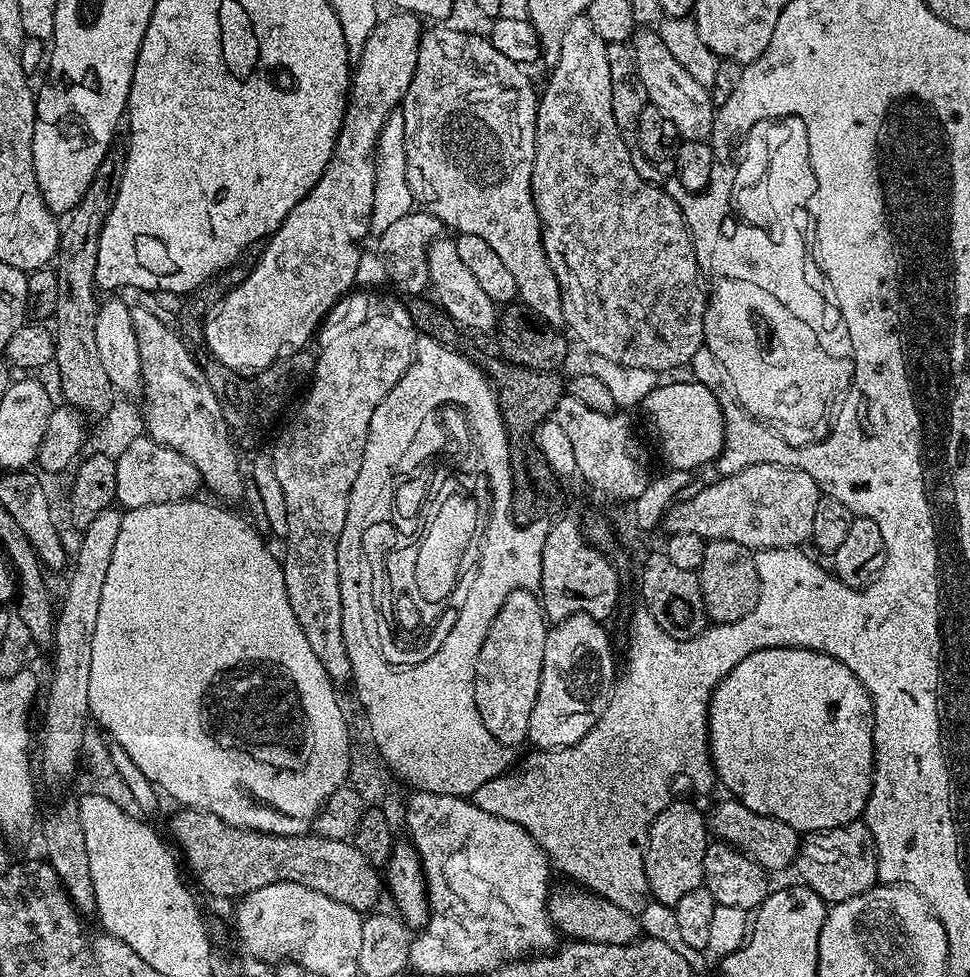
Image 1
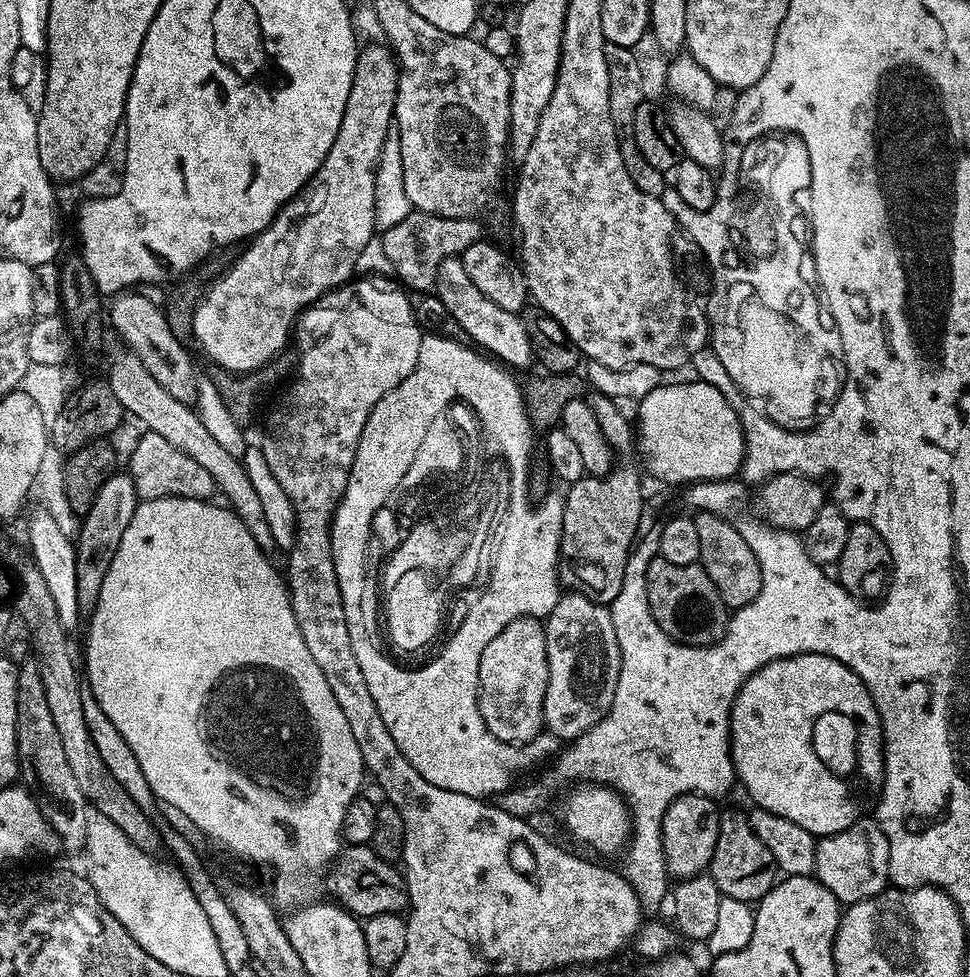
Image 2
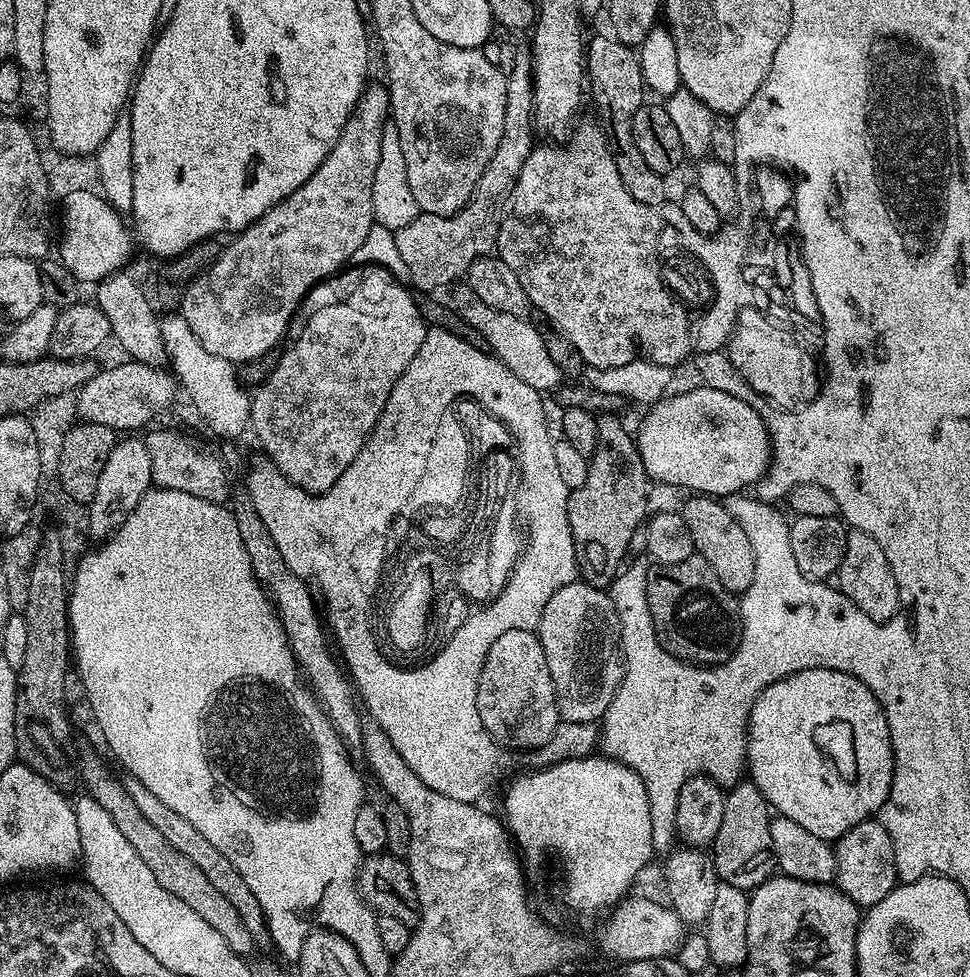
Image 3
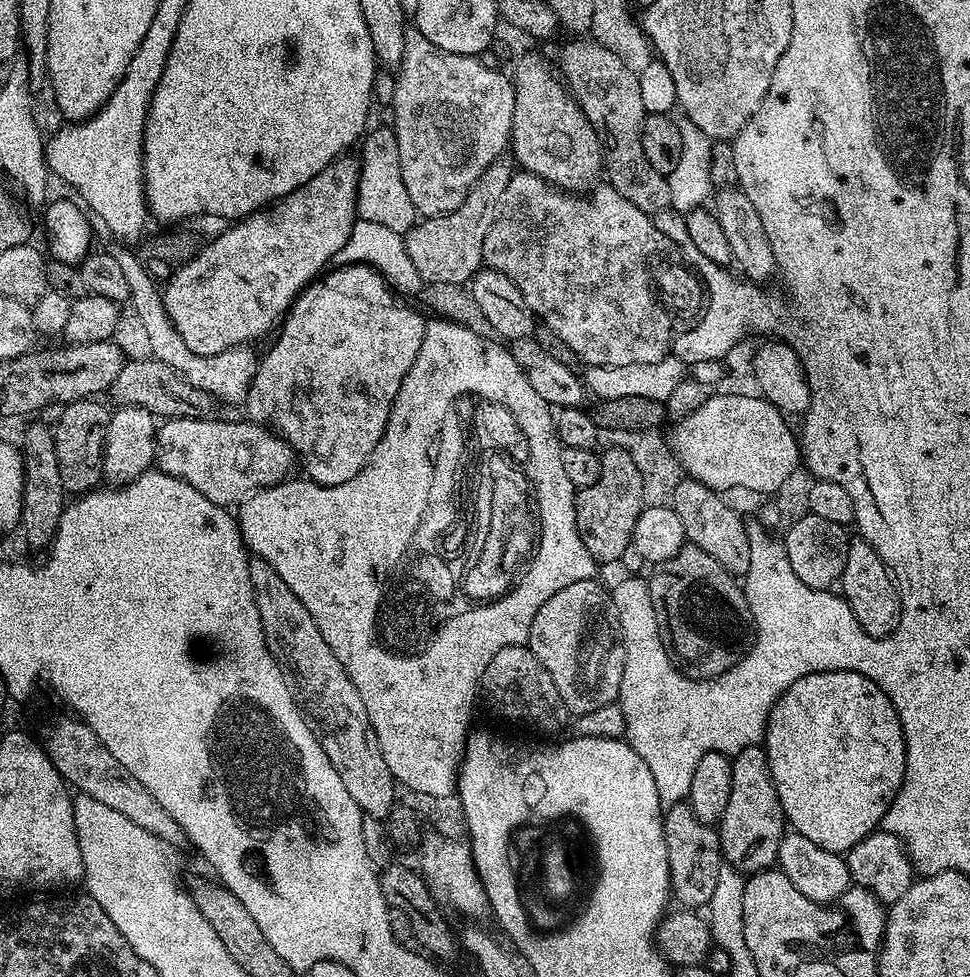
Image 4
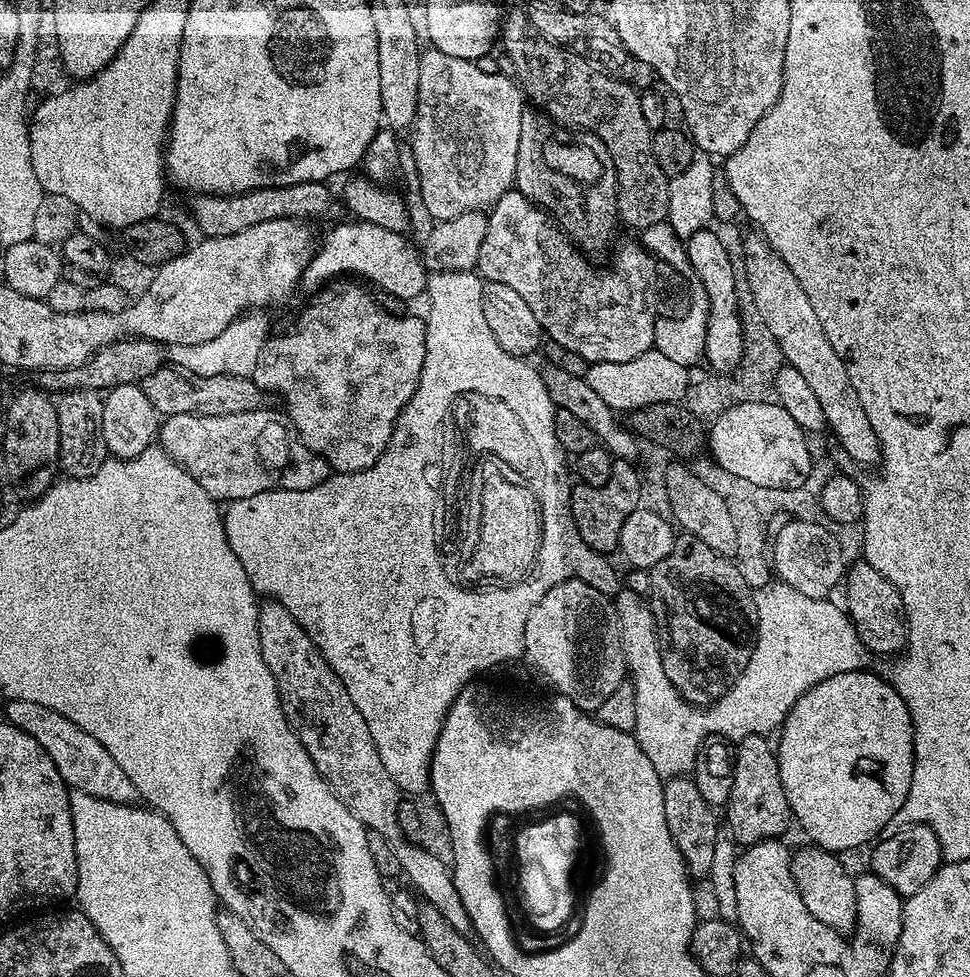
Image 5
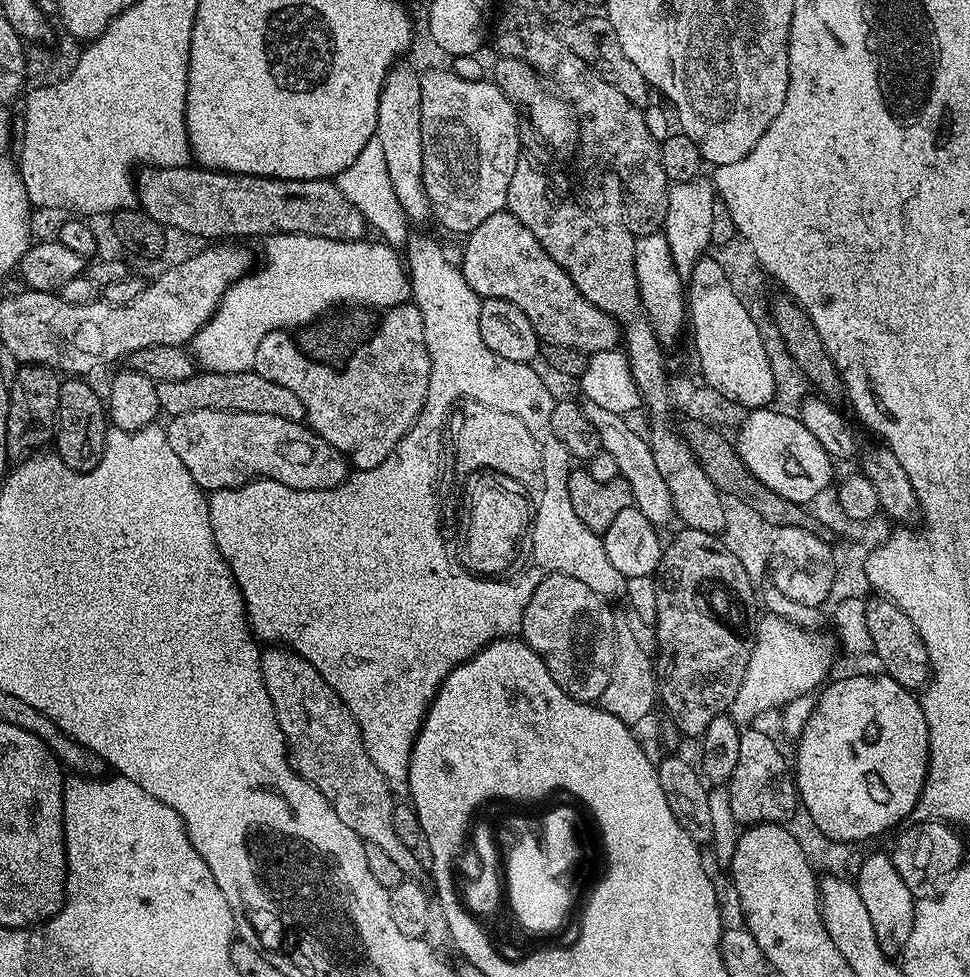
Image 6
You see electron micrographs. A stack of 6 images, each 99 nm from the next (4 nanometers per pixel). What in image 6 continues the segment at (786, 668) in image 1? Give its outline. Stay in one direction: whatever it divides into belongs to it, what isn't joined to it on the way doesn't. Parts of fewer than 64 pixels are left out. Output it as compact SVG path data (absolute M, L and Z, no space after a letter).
M886 674L879 675L844 676L841 680L834 681L835 679L833 679L831 682L825 683L819 693L821 696L817 695L815 697L816 705L802 730L802 734L795 741L794 775L796 777L796 795L807 819L810 821L811 827L822 830L822 834L826 834L826 838L834 838L838 842L846 842L853 846L859 845L859 840L872 840L875 836L890 831L895 824L901 823L900 825L903 825L905 823L903 820L915 813L916 803L920 801L920 795L924 789L926 774L928 773L928 727L926 726L926 714L922 710L919 699L909 689L903 688L898 682L894 682L894 678L890 678Z

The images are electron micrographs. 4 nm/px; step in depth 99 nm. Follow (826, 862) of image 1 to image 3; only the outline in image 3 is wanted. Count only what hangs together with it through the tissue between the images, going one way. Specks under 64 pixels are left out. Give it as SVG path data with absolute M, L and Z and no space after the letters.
M873 818L858 822L846 834L835 841L836 878L835 887L850 897L861 909L867 910L873 904L882 902L886 894L898 883L896 875L896 859L894 858L894 842L890 834L886 834L884 825Z

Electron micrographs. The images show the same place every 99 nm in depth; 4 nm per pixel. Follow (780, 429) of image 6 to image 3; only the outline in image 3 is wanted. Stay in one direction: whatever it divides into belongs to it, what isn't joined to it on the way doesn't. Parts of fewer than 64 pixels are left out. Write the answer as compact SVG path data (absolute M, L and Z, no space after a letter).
M695 386L689 392L680 392L677 396L668 394L663 399L657 401L647 409L644 421L640 424L640 432L635 433L636 444L642 454L642 462L648 471L648 479L652 482L662 484L679 485L680 488L687 490L692 494L703 494L706 496L715 496L717 498L727 498L736 493L743 493L749 486L755 485L756 481L768 475L768 466L772 462L772 437L768 430L765 417L760 416L760 408L754 404L742 402L742 398L734 398L734 394L726 394L722 390L714 390L703 386Z

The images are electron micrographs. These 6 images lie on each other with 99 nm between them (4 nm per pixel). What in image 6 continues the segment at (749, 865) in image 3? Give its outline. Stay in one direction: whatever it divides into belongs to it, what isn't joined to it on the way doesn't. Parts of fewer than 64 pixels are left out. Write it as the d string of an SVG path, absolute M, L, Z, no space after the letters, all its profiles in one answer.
M752 728L741 731L738 742L738 766L726 781L730 794L730 810L742 826L754 824L784 824L797 815L798 797L796 777L790 767L790 760L780 753L780 748L764 732Z

